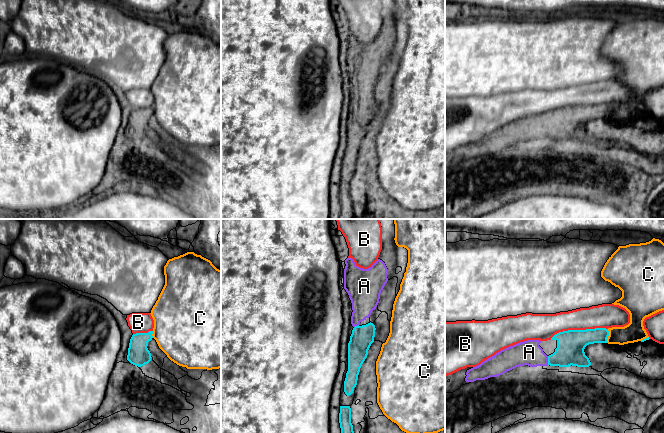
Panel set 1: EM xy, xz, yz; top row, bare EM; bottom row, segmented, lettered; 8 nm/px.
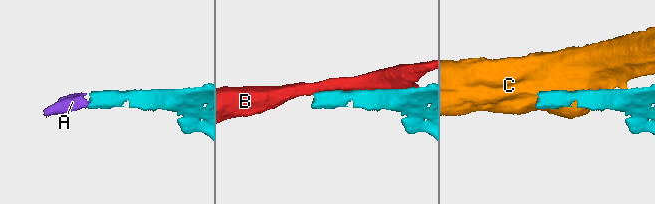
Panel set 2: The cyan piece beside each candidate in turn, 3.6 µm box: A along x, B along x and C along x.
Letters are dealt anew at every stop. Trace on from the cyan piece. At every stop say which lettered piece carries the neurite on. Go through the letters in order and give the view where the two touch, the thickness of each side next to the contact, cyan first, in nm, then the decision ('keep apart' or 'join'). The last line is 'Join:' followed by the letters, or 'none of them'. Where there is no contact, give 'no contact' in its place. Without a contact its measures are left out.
A: contact in yz; calibres 220 and 200 nm; join
B: contact in yz; calibres 220 and 190 nm; keep apart
C: contact in yz; calibres 160 and 160 nm; keep apart
Join: A

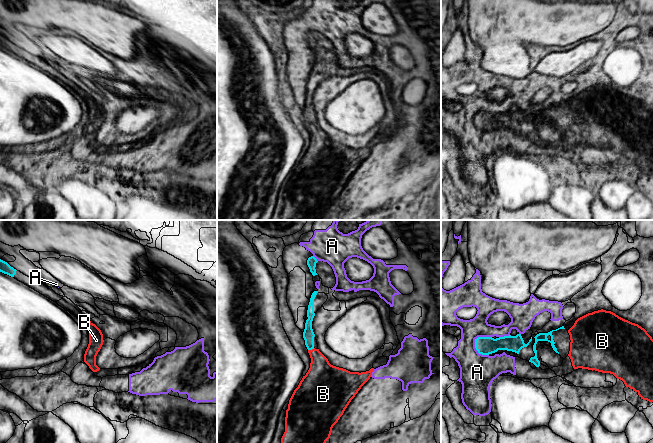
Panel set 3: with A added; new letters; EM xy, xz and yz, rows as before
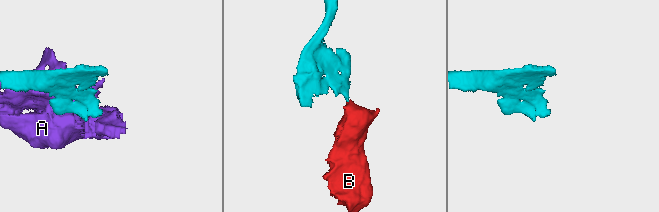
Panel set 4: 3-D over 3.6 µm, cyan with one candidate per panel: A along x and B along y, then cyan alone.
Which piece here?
A: contact in yz; calibres 140 and 280 nm; keep apart
B: contact in xz; calibres 90 and 260 nm; join
Join: B

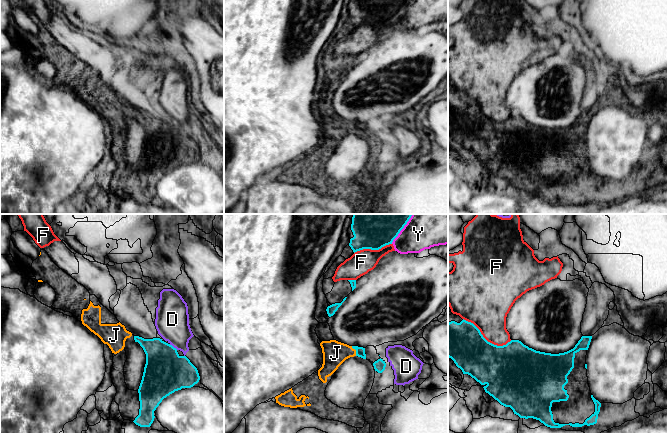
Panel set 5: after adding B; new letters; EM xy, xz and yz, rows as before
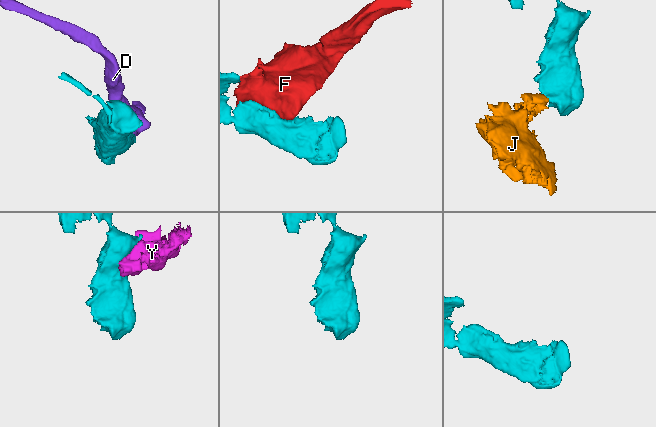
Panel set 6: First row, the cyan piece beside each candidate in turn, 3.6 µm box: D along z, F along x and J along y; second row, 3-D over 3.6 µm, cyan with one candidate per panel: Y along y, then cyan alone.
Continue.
D: contact in xy; calibres 340 and 280 nm; keep apart
F: contact in yz; calibres 340 and 340 nm; keep apart
J: contact in xz; calibres 80 and 190 nm; join
Y: contact in xz; calibres 440 and 360 nm; keep apart
Join: J

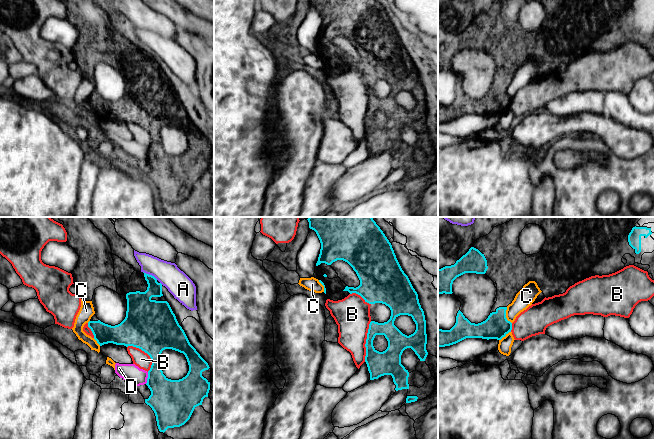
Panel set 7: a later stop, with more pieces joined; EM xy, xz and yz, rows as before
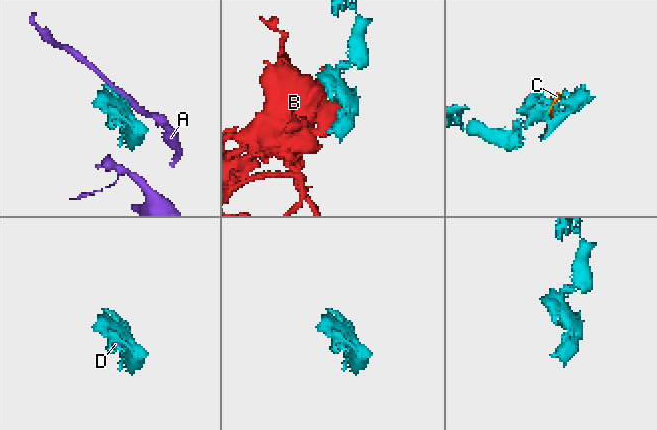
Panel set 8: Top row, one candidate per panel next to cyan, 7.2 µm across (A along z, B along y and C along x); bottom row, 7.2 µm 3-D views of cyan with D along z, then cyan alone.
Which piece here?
A: contact in xy; calibres 200 and 190 nm; keep apart
B: contact in xz; calibres 200 and 280 nm; keep apart
C: contact in yz; calibres 200 and 150 nm; keep apart
D: contact in xy; calibres 320 and 140 nm; keep apart
Join: none of them

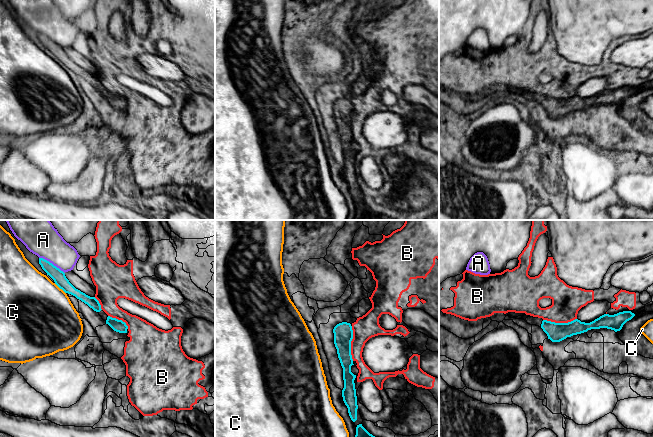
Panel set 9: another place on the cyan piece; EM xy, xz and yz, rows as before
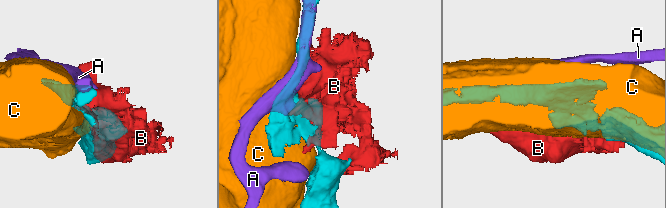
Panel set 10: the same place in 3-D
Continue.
A: contact in xy; calibres 100 and 280 nm; keep apart
B: contact in xz; calibres 160 and 190 nm; keep apart
C: contact in xy; calibres 100 and 500 nm; keep apart
Join: none of them

